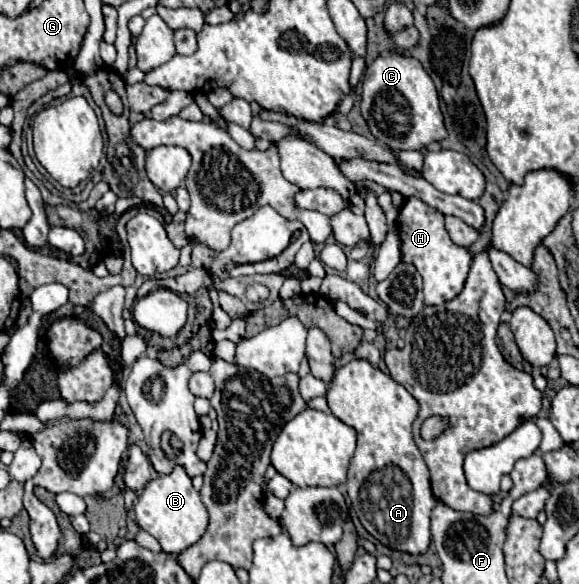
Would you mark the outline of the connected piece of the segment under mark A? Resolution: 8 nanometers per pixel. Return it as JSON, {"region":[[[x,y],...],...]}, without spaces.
{"region":[[[350,360],[346,366],[336,368],[332,388],[326,394],[328,406],[332,414],[342,420],[344,424],[352,426],[358,432],[358,448],[348,468],[348,496],[352,500],[352,508],[356,516],[360,518],[362,526],[384,546],[408,552],[414,556],[422,556],[428,552],[432,534],[430,534],[430,514],[436,508],[438,500],[434,498],[430,490],[430,478],[426,462],[414,444],[412,438],[412,422],[416,420],[420,412],[420,404],[414,400],[414,396],[394,382],[388,374],[380,372],[366,360]]]}

